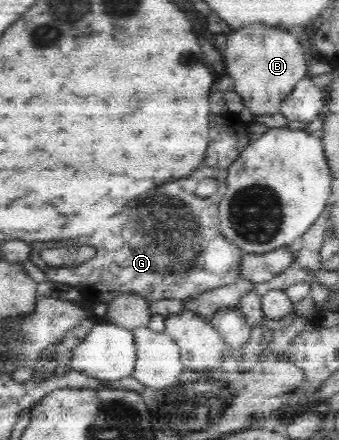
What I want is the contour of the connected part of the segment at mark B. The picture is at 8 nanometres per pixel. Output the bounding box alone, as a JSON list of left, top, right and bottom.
[222,23,309,116]

